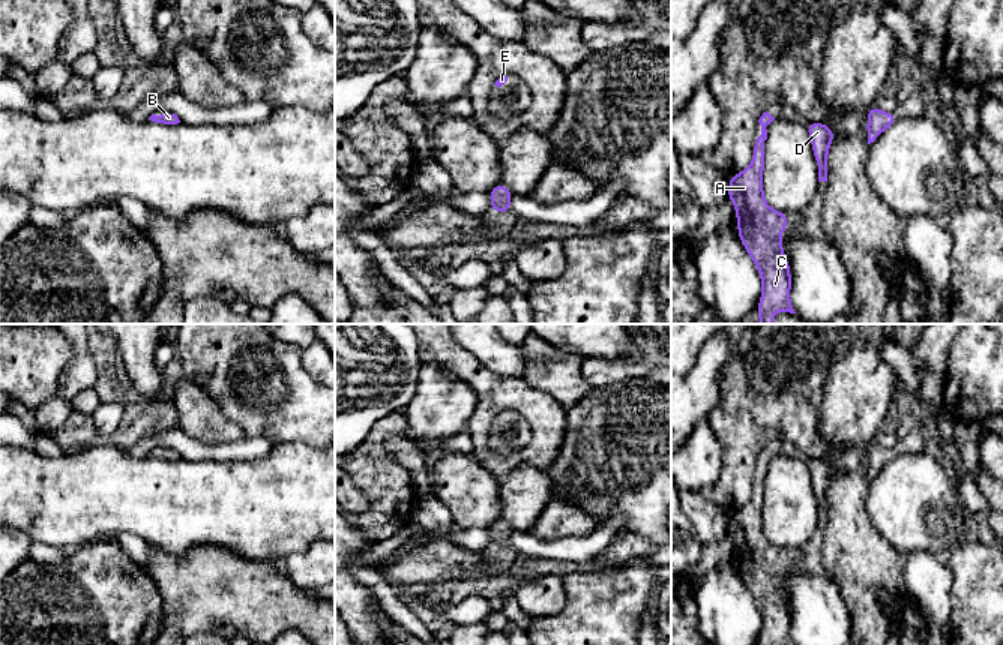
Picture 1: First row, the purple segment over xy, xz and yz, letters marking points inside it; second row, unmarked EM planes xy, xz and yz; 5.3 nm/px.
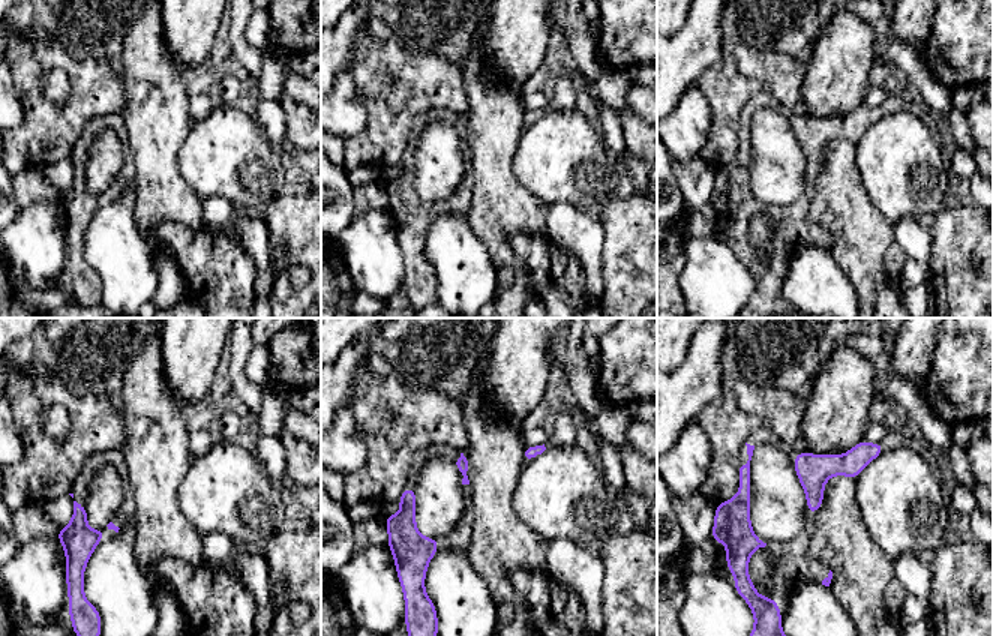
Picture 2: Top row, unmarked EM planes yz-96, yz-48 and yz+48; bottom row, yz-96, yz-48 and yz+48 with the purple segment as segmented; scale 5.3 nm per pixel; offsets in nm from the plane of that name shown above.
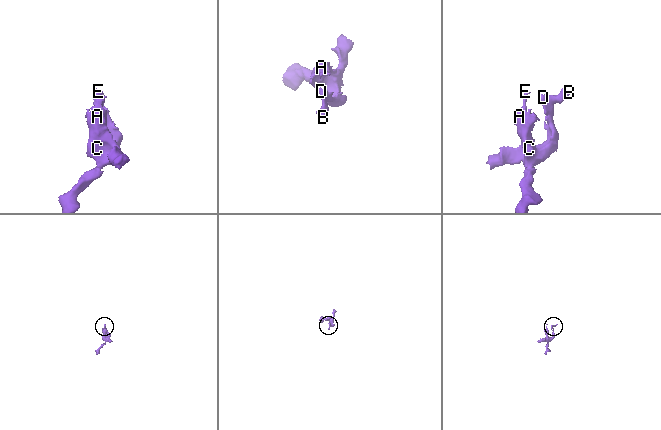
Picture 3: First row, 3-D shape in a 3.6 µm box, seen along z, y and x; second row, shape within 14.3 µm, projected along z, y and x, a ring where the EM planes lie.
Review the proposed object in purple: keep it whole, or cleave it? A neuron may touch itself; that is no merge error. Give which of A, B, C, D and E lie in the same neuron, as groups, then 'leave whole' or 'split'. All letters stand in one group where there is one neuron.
A B C D E | leave whole

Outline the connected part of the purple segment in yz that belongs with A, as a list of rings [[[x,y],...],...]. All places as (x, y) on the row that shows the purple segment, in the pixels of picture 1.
[[[767,111],[763,112],[758,123],[761,134],[754,141],[754,158],[749,166],[739,174],[730,177],[728,198],[734,204],[737,218],[739,237],[743,248],[748,250],[757,266],[763,284],[763,294],[757,308],[760,324],[773,324],[772,316],[778,310],[796,314],[790,302],[791,274],[790,264],[784,256],[782,240],[779,232],[787,232],[787,213],[773,210],[767,206],[763,192],[763,170],[764,170],[764,144],[767,140],[767,126],[775,120]]]

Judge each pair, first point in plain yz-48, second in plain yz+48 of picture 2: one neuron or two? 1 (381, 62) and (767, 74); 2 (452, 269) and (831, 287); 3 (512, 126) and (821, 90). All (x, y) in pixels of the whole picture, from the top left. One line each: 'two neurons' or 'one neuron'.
1: one neuron
2: one neuron
3: two neurons

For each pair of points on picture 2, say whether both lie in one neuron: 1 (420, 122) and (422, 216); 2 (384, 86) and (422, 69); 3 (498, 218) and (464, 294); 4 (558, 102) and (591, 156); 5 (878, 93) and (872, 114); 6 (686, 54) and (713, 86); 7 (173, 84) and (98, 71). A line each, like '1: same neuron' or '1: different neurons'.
1: same neuron
2: same neuron
3: different neurons
4: different neurons
5: different neurons
6: different neurons
7: different neurons

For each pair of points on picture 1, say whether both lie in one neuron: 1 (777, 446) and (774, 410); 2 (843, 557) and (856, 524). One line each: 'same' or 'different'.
1: different
2: same

